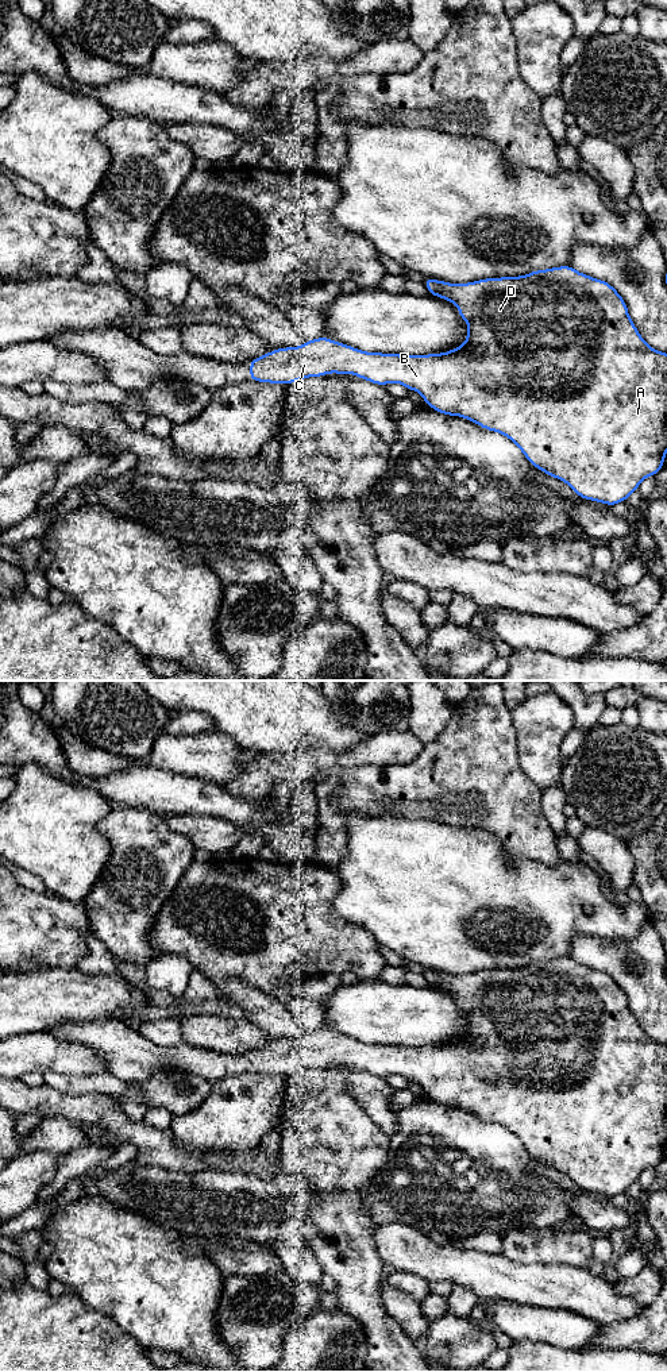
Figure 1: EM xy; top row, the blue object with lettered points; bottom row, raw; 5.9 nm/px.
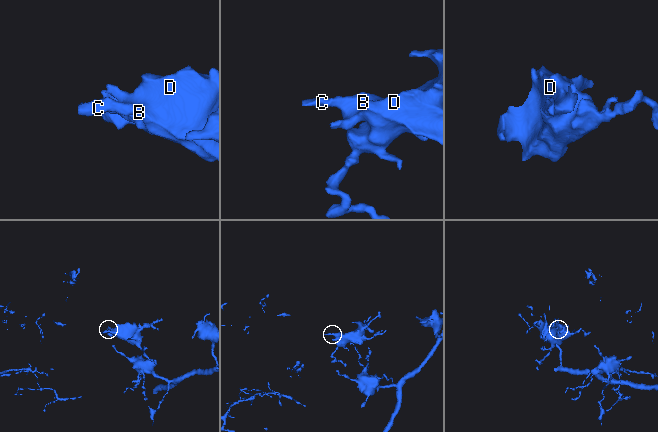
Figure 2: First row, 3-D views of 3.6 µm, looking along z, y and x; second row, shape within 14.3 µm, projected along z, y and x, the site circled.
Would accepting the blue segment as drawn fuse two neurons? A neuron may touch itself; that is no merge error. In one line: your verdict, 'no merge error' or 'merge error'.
no merge error

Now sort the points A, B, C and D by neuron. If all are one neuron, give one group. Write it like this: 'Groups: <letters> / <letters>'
Groups: A B C D

